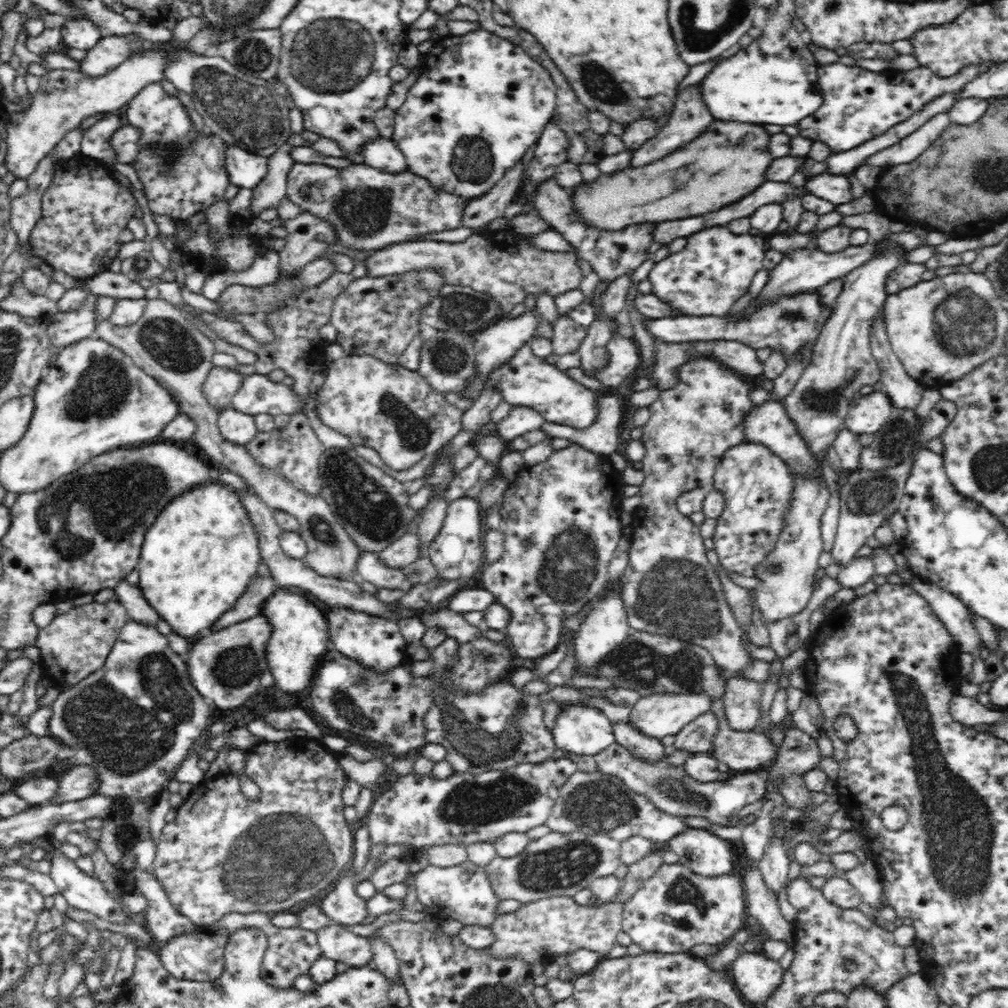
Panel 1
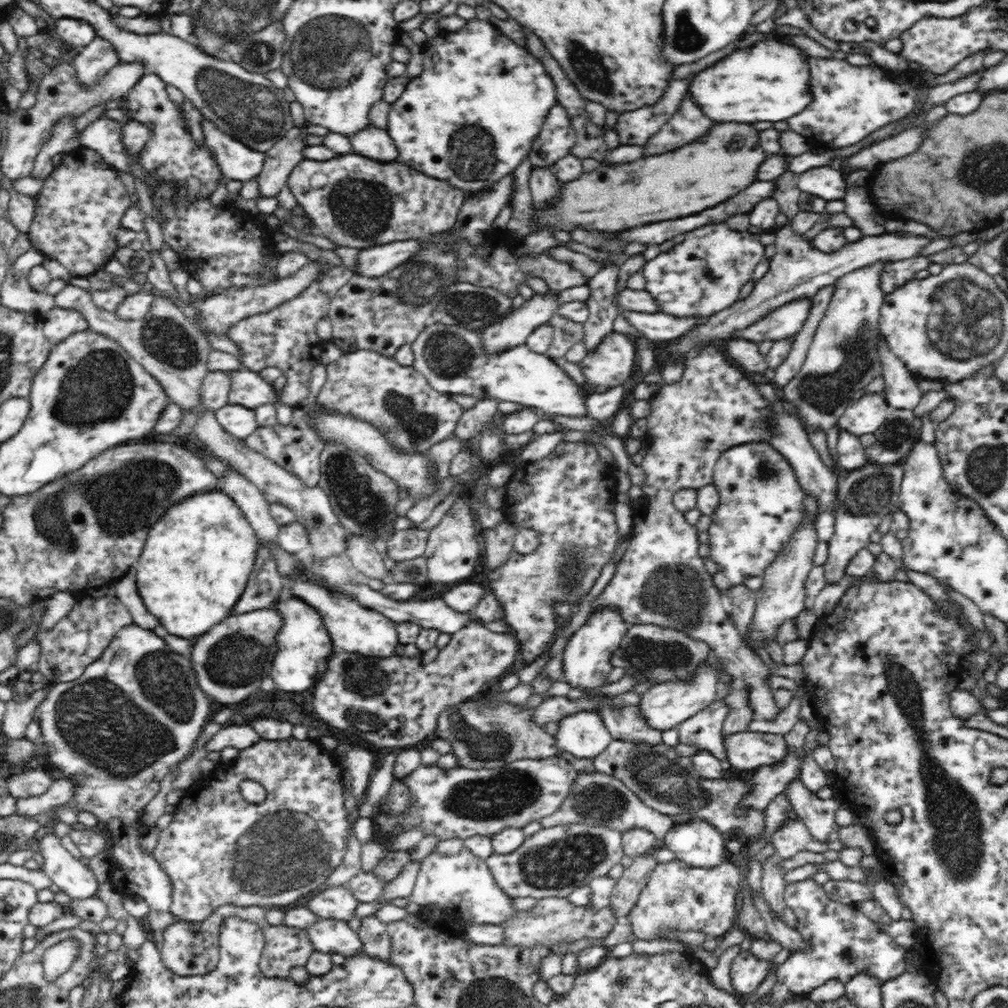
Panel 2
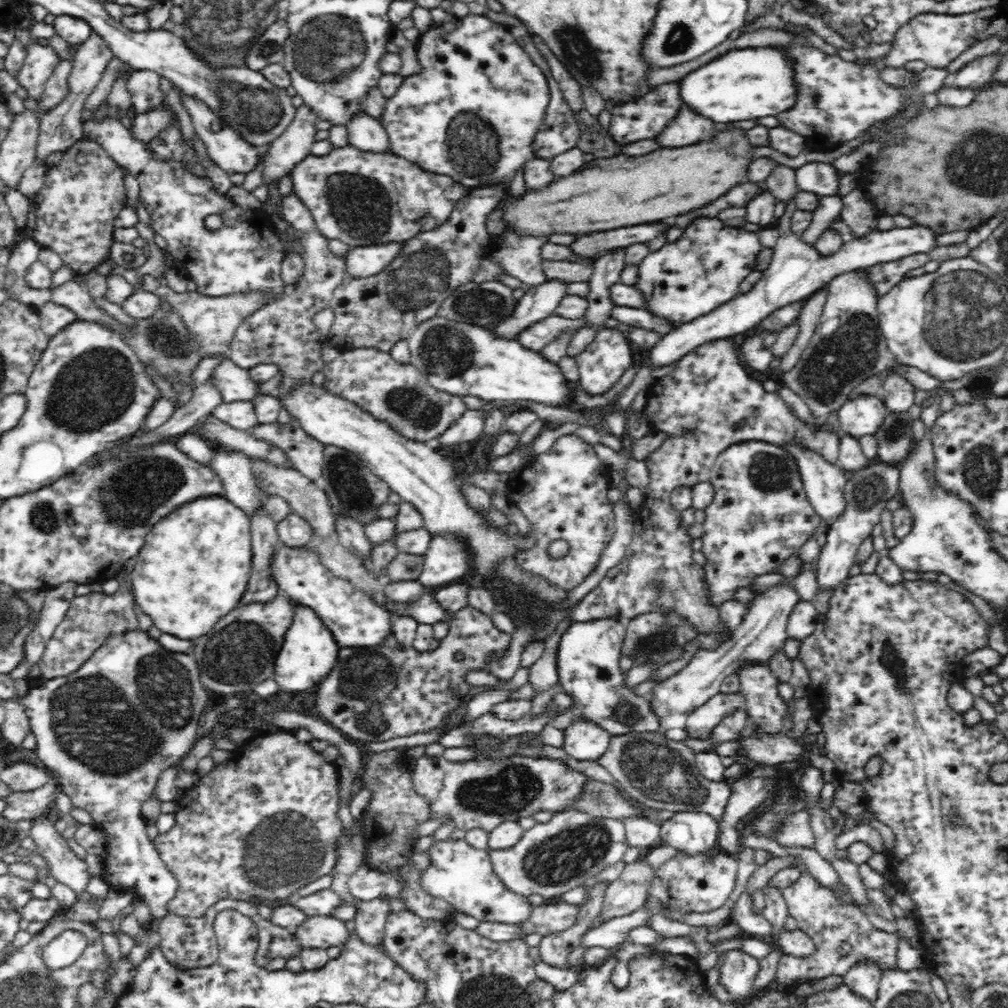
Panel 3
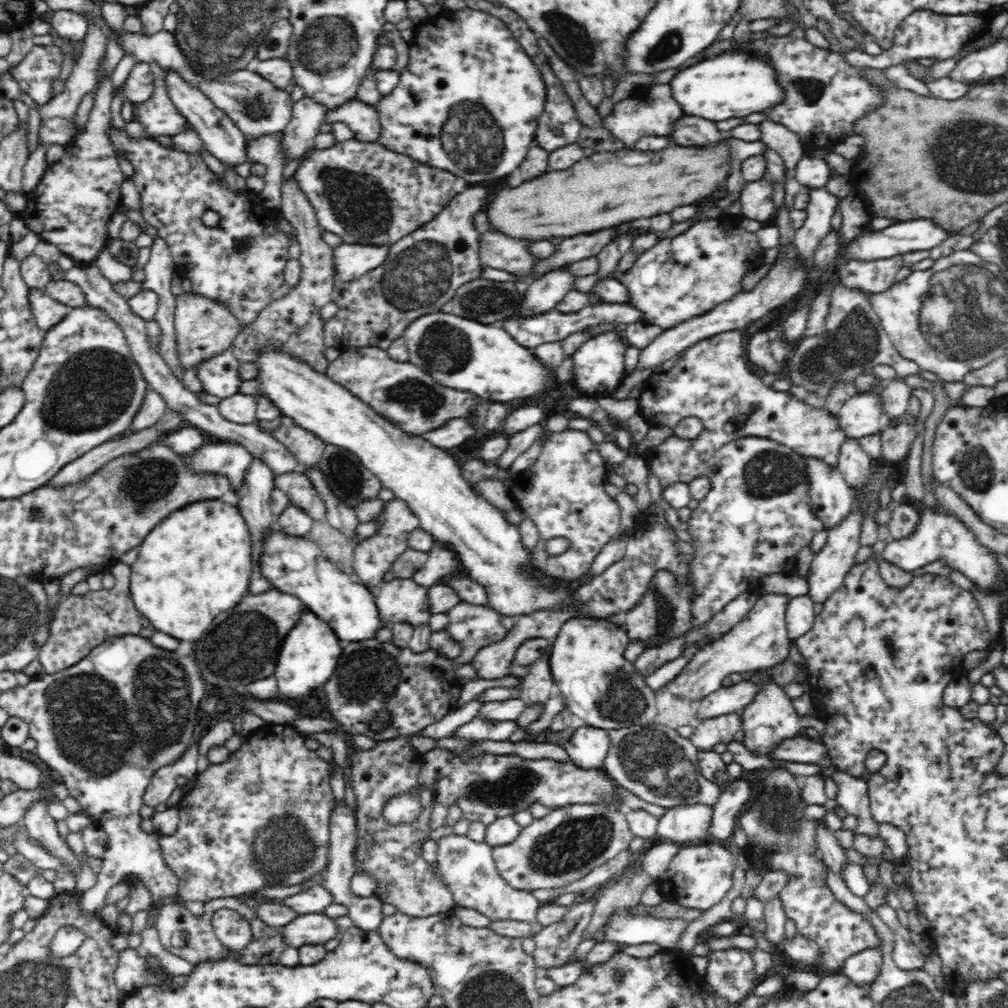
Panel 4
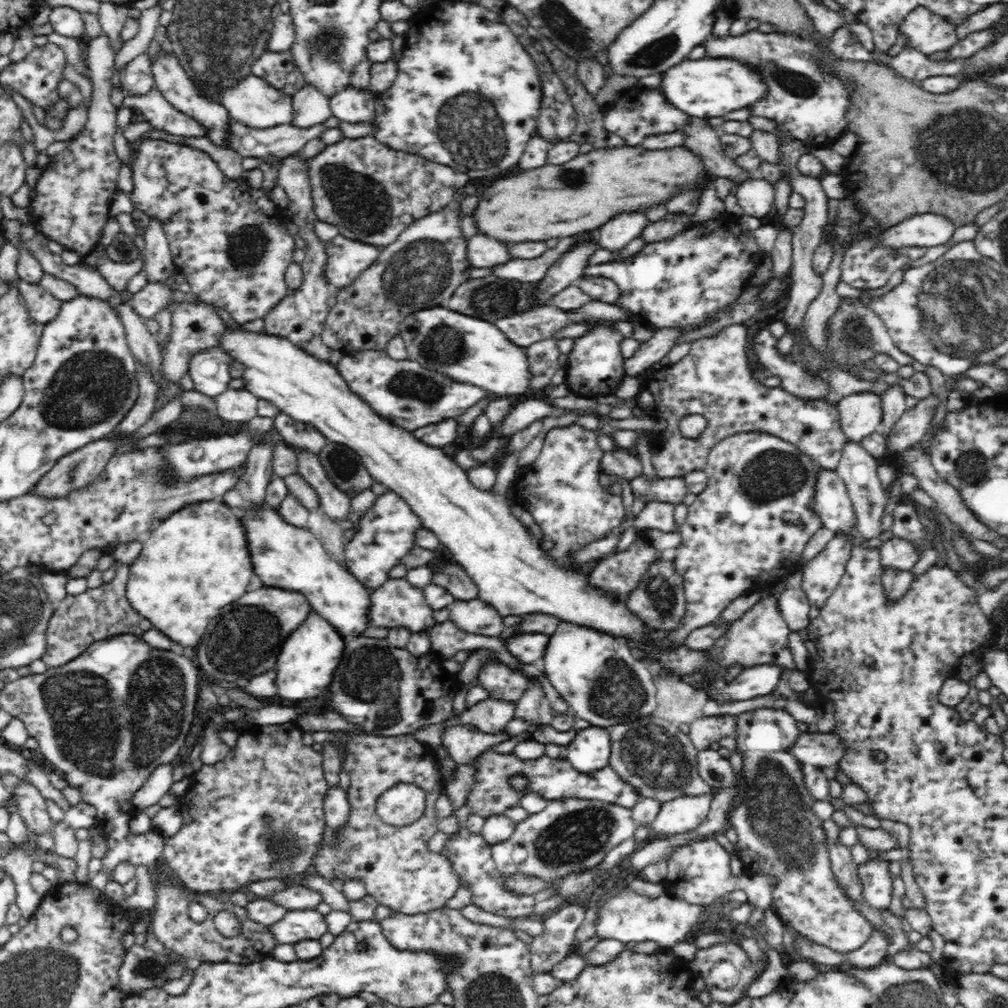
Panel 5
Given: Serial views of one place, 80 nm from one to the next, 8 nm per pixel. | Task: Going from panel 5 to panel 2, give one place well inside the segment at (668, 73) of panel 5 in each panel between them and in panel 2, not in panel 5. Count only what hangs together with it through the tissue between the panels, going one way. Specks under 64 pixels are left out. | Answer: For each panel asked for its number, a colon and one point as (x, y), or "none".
2: (741, 89)
3: (746, 84)
4: (733, 85)

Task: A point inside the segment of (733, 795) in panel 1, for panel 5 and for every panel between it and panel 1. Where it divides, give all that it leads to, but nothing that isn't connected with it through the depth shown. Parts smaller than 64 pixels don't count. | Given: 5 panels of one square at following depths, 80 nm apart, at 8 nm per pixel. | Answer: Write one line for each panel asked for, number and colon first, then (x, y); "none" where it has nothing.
2: (664, 781)
3: (661, 773)
4: (652, 761)
5: (654, 756)

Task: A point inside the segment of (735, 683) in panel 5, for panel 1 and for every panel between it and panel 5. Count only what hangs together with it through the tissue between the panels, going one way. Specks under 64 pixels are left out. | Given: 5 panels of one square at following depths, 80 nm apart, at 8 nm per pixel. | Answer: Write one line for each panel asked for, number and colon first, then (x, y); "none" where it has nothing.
1: (697, 736)
2: (703, 730)
3: (701, 721)
4: (726, 700)

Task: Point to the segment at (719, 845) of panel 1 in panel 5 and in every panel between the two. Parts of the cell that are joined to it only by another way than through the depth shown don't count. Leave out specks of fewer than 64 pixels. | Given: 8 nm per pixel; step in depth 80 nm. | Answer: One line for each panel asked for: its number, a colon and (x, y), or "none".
2: (699, 843)
3: (689, 831)
4: (687, 823)
5: (684, 812)

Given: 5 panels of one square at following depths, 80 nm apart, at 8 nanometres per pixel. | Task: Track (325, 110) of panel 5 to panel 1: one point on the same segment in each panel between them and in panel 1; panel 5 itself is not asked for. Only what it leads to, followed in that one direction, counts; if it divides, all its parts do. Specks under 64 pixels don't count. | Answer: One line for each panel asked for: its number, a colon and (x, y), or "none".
1: (268, 192)
2: (279, 162)
3: (294, 145)
4: (299, 136)

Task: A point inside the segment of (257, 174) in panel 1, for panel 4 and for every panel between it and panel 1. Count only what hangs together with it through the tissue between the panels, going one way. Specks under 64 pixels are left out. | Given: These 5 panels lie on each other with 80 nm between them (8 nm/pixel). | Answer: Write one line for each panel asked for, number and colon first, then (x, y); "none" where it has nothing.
2: (237, 162)
3: (227, 149)
4: (223, 139)

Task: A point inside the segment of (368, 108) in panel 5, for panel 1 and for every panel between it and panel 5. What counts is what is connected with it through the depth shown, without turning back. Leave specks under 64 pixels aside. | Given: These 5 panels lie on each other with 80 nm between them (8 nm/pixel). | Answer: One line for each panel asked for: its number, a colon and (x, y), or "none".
1: (382, 153)
2: (372, 142)
3: (365, 132)
4: (362, 119)

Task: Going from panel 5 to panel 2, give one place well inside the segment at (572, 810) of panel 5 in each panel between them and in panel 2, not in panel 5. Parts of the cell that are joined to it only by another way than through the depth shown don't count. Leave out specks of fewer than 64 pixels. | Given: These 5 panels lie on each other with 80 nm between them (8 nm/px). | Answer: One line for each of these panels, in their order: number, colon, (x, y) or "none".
2: (556, 860)
3: (552, 857)
4: (564, 845)

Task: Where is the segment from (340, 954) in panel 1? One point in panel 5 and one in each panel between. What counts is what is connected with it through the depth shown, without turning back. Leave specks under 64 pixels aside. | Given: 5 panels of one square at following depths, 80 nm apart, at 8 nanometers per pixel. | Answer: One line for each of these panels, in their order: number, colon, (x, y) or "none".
2: (330, 936)
3: (322, 932)
4: (310, 928)
5: (297, 925)

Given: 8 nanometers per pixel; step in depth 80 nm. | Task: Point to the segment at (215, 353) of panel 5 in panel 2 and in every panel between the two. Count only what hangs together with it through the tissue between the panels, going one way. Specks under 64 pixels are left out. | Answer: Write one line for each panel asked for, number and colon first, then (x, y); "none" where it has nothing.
2: (247, 388)
3: (234, 382)
4: (219, 376)

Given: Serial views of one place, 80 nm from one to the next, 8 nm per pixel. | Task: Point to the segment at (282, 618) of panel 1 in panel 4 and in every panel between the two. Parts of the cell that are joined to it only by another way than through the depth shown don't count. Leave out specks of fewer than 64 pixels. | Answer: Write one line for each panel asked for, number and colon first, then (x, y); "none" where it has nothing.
2: (304, 639)
3: (308, 653)
4: (310, 653)

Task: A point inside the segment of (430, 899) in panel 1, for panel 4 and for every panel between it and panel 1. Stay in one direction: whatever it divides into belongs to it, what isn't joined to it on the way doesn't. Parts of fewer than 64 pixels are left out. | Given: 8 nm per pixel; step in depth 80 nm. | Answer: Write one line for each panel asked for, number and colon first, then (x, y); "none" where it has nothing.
2: (463, 882)
3: (464, 876)
4: (474, 882)

